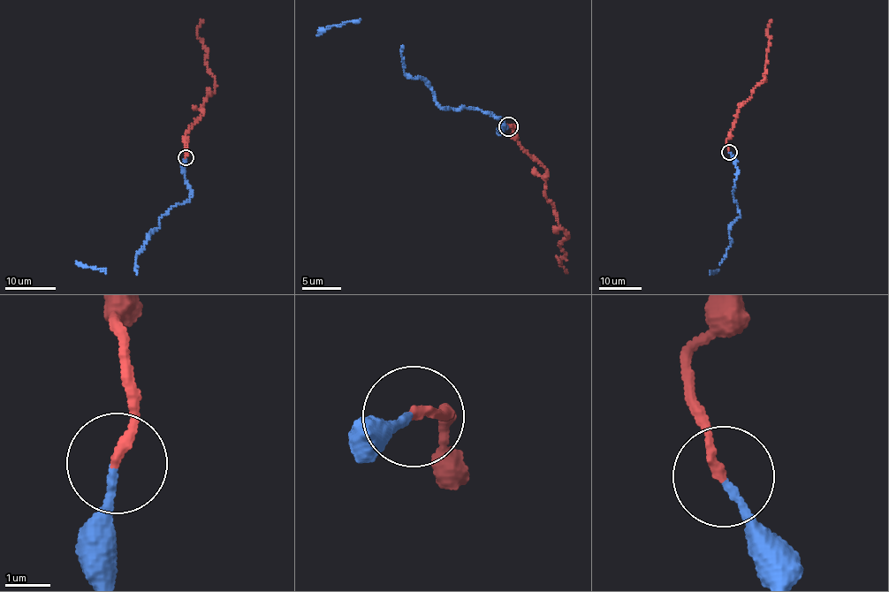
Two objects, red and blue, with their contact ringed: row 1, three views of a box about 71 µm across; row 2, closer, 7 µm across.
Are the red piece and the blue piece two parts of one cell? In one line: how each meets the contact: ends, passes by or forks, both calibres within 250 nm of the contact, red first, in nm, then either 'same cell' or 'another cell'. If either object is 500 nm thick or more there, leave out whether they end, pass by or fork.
red ends there; blue ends there; 200 nm thick on the red side, 160 nm on the other; same cell

